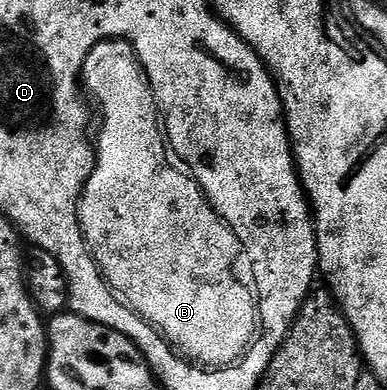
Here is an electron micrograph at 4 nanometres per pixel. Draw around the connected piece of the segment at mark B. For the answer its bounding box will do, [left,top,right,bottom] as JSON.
[79,40,267,374]

